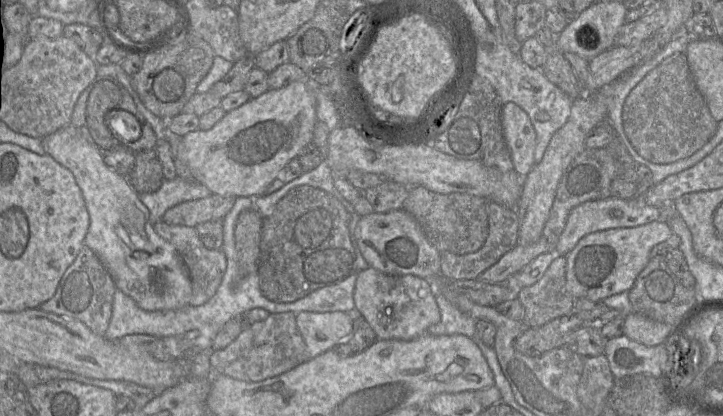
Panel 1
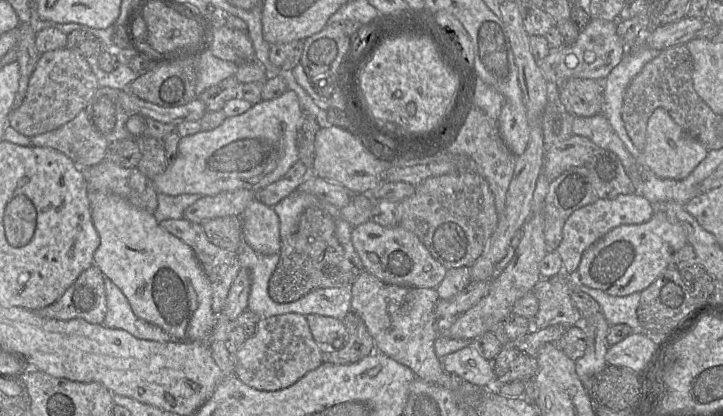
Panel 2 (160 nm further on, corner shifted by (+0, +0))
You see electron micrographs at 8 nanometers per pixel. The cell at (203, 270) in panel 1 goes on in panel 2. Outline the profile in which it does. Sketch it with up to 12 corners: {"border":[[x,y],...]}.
{"border":[[184,218],[159,224],[191,247],[220,314],[241,268],[237,252],[210,242],[202,224]]}

